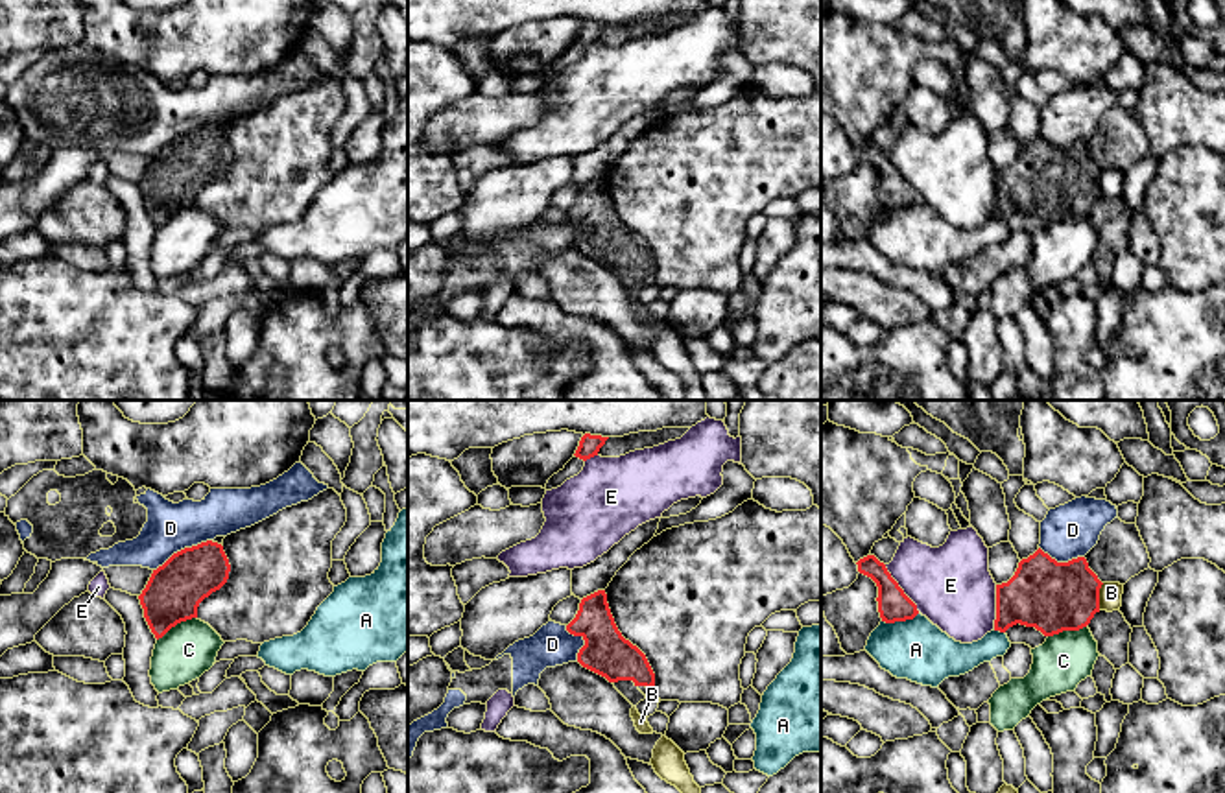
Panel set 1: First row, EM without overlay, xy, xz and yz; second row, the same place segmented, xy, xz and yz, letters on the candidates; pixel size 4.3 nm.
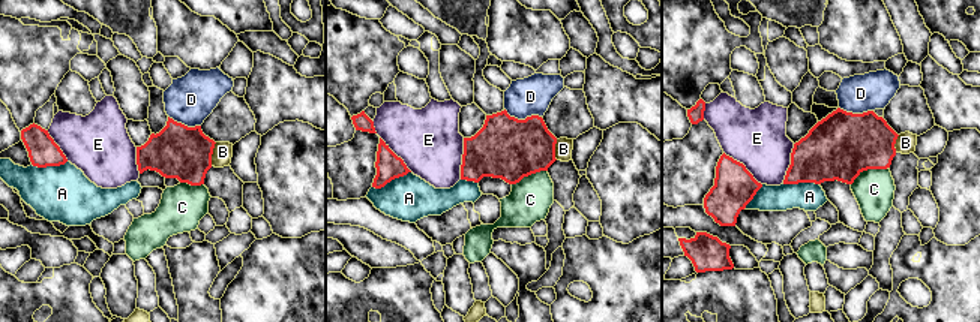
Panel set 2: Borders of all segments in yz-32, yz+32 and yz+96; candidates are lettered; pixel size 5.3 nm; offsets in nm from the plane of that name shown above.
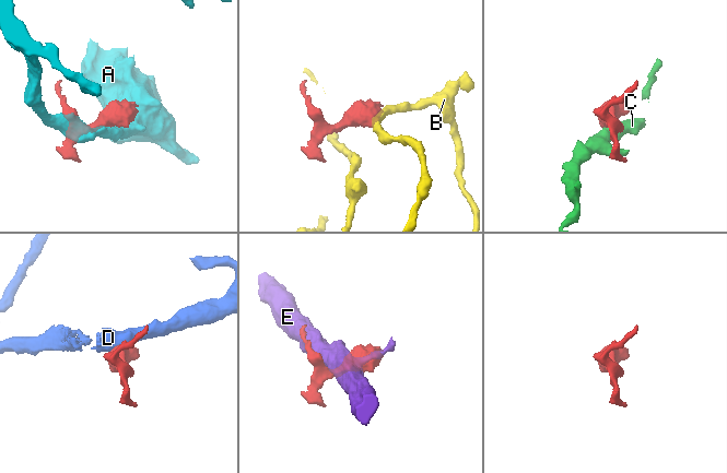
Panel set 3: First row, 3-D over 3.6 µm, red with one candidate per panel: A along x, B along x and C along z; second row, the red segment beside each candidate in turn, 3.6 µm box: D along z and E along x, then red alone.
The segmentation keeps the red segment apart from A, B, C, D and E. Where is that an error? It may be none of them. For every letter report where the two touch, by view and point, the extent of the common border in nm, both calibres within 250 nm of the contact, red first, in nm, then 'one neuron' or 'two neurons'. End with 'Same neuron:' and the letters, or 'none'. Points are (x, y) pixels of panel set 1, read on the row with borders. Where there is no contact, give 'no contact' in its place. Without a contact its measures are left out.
A: yz (901, 620) | 170 nm | 140/260 nm | two neurons
B: yz (1098, 596) | 120 nm | 300/100 nm | two neurons
C: xy (176, 624) | 200 nm | 240/240 nm | two neurons
D: xy (181, 550) | 300 nm | 240/220 nm | two neurons
E: yz (901, 589) | 260 nm | 140/360 nm | two neurons
Same neuron: none

